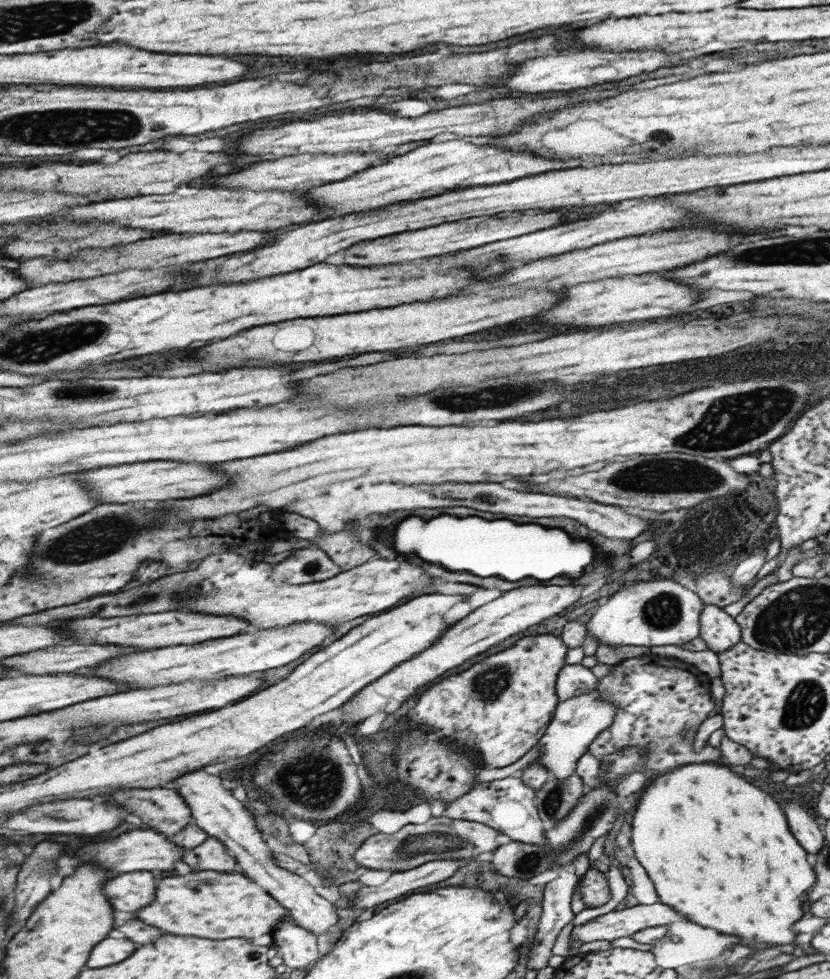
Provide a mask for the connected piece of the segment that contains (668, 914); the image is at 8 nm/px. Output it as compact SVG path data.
M655 902L651 905L639 904L635 907L615 910L597 916L570 930L570 938L580 944L593 940L615 940L621 936L631 936L634 932L653 926L663 926L671 922L685 920L683 915L673 912L673 908Z

